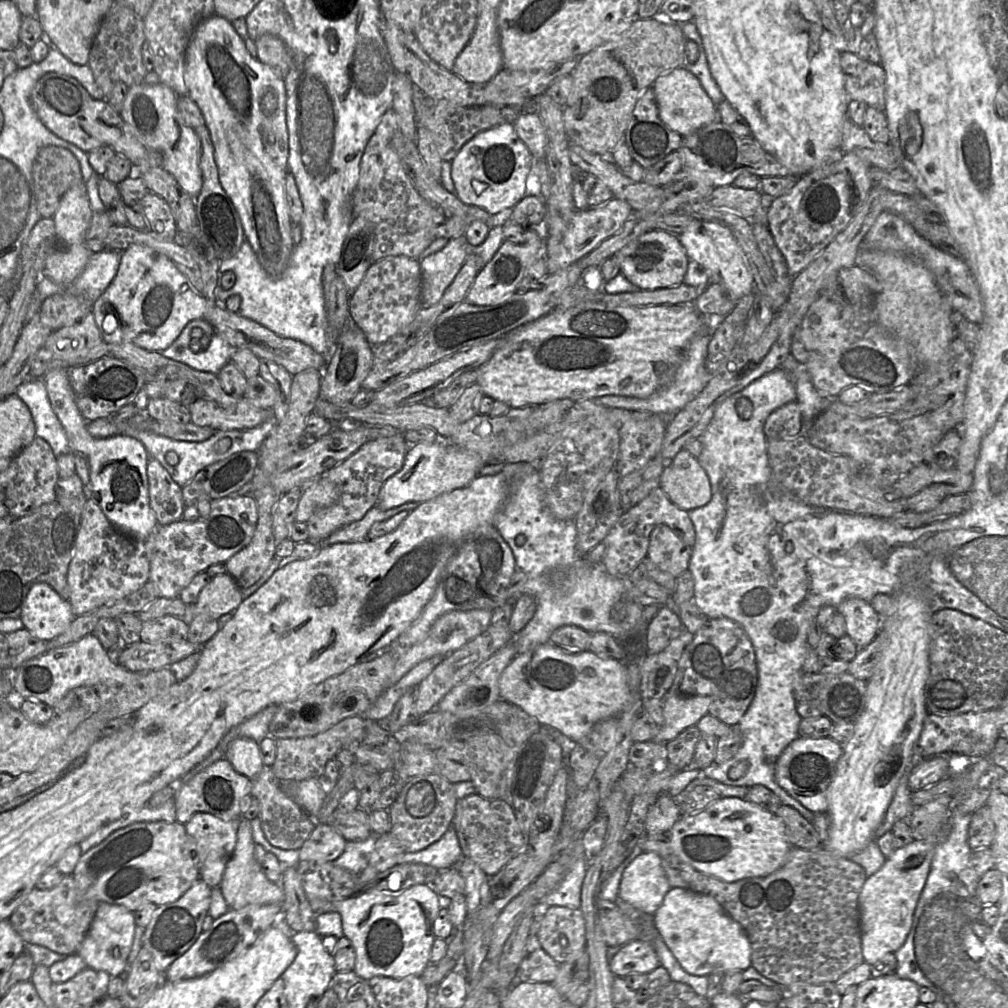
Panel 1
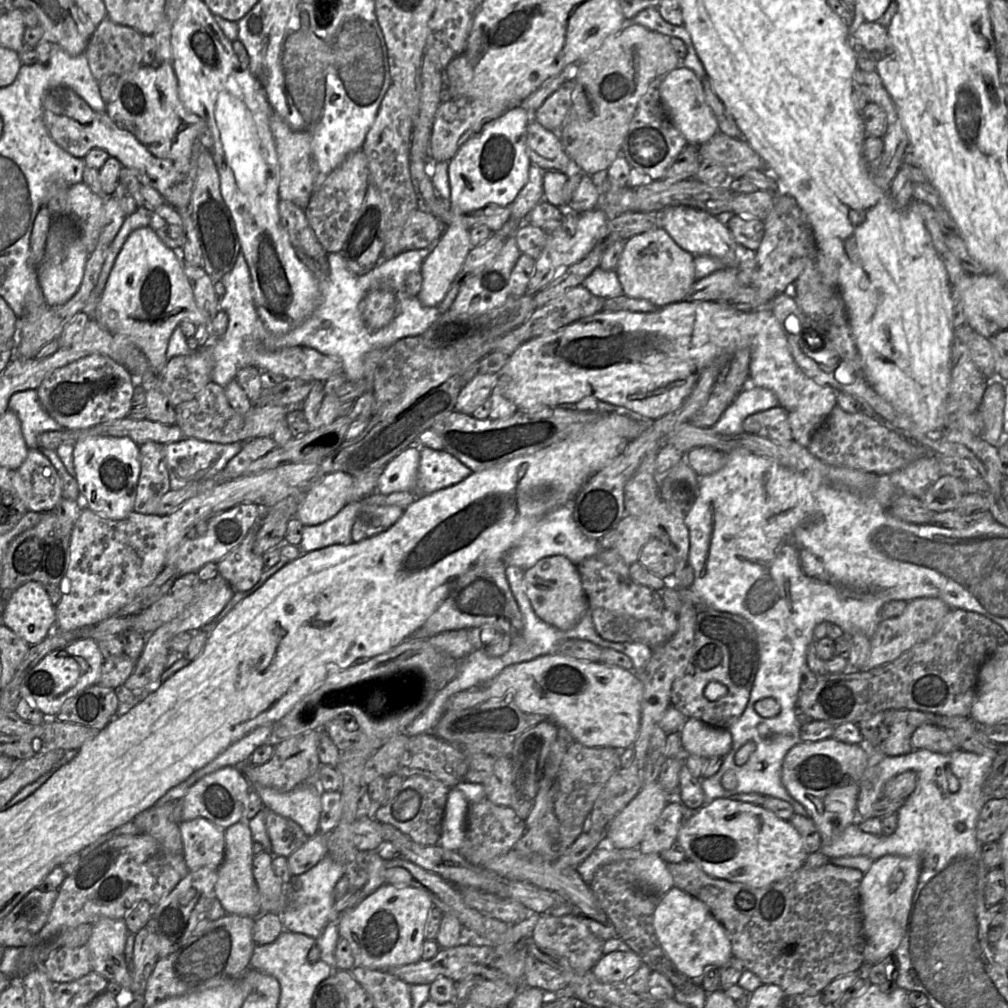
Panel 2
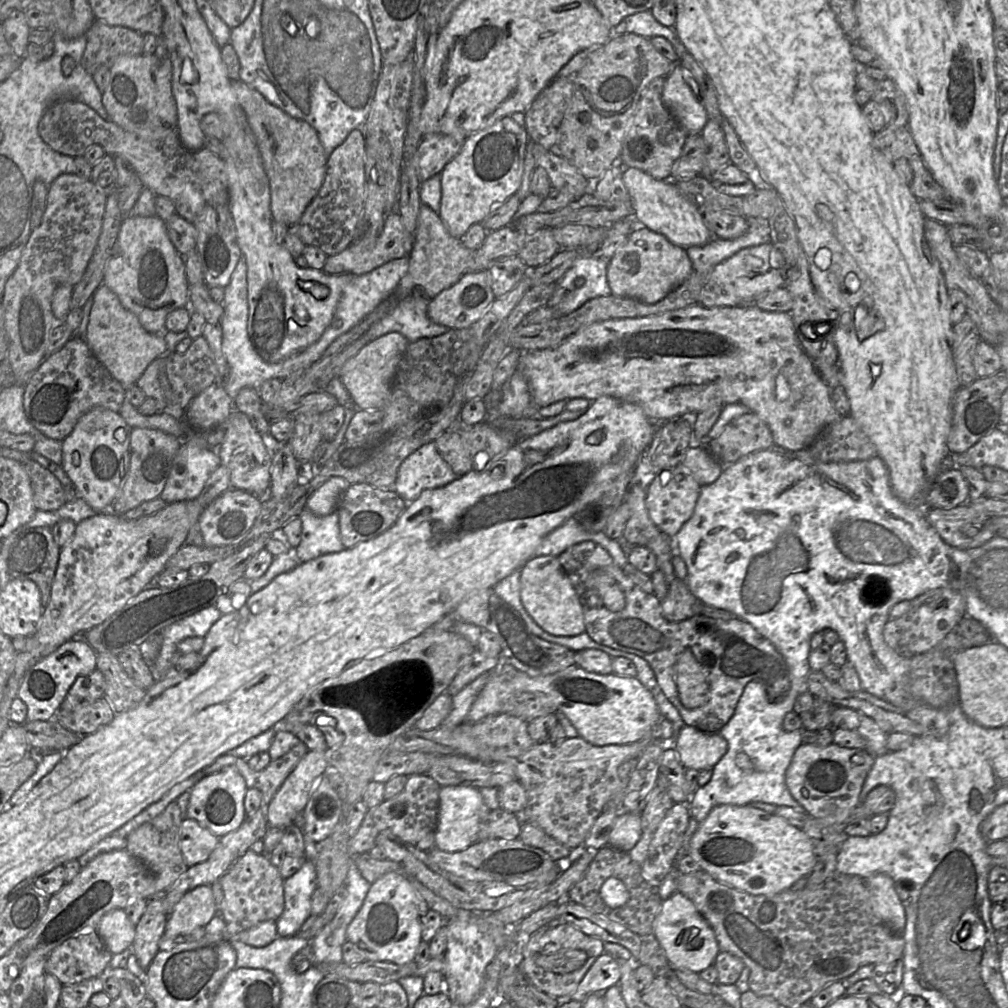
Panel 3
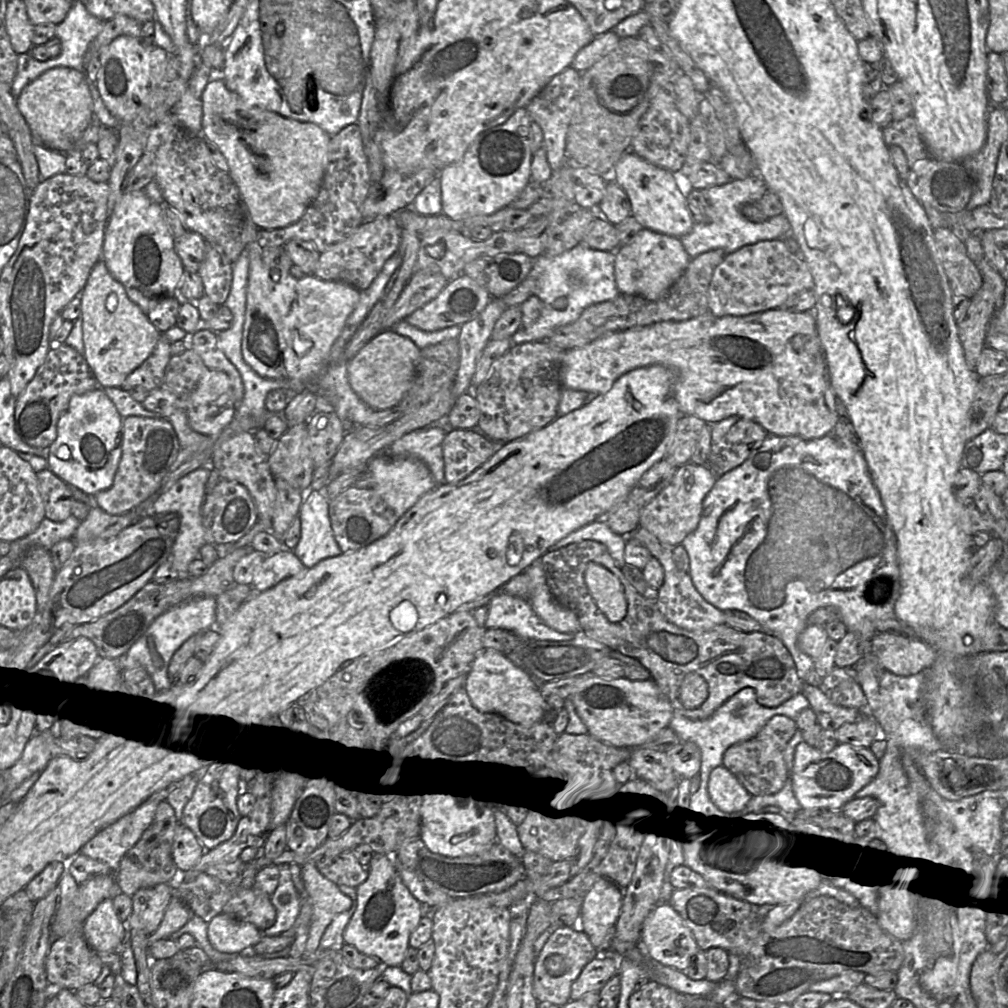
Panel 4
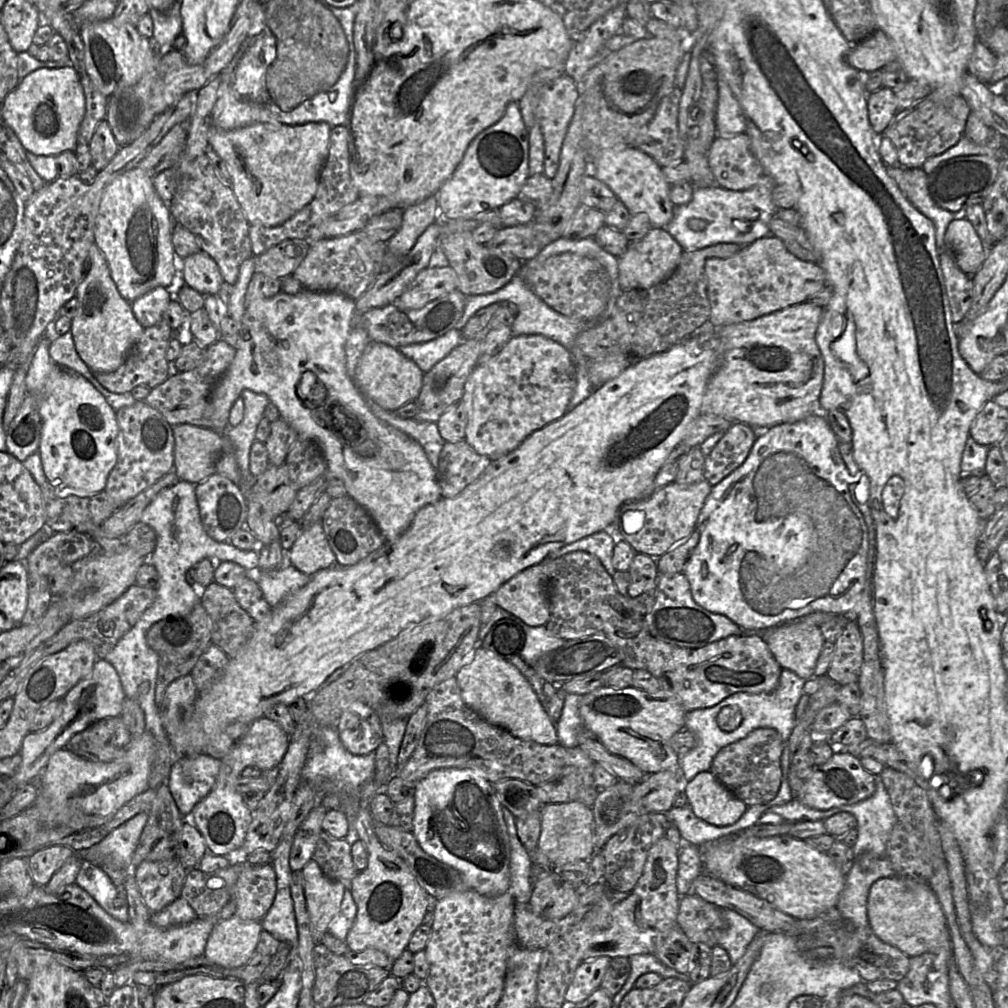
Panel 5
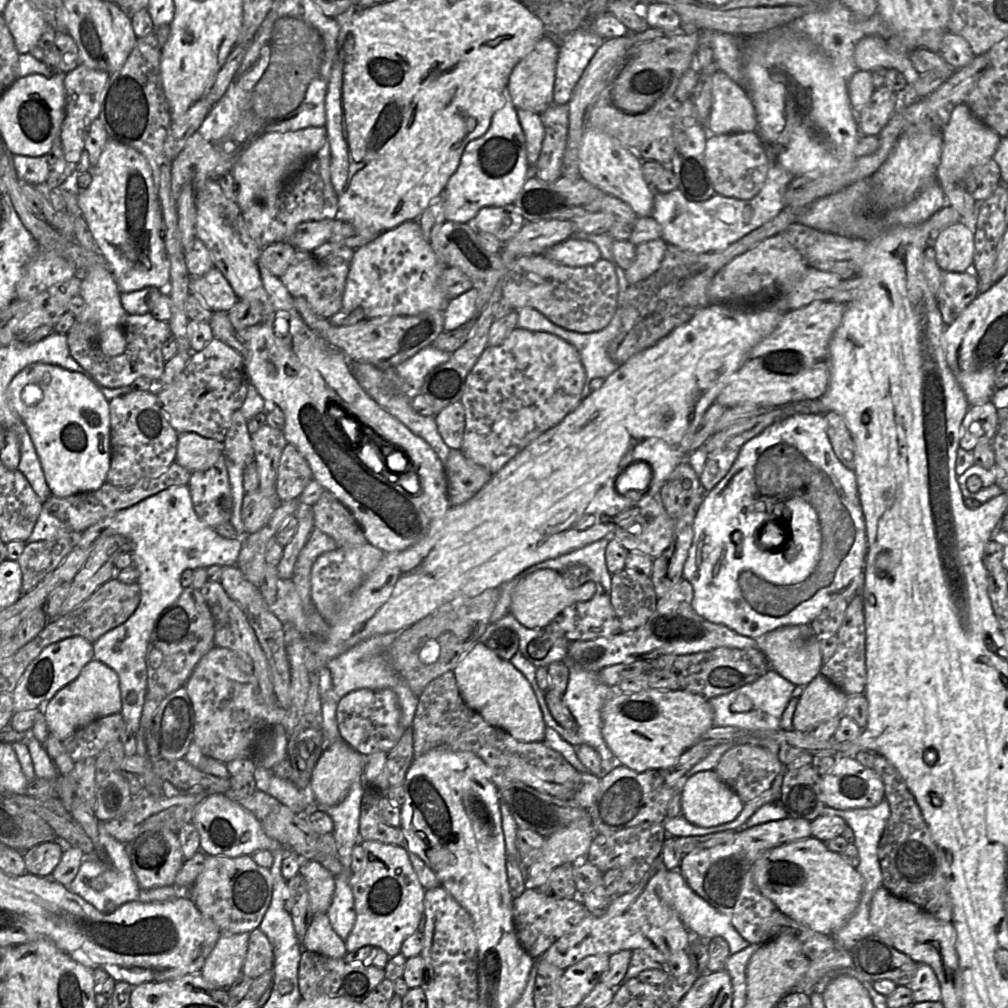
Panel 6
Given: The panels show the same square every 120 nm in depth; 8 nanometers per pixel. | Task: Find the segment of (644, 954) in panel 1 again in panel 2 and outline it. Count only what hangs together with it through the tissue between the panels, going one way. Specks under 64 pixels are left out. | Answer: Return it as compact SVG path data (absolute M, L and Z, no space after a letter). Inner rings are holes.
M632 950L614 951L604 954L591 971L601 982L621 982L641 965L641 959Z

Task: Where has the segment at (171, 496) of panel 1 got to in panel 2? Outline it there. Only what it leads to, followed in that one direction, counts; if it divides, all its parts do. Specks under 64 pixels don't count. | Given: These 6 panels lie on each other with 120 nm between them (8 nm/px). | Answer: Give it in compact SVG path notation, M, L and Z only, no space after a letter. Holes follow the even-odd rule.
M146 442L139 445L141 470L136 489L133 511L141 514L157 514L157 505L164 494L170 491L170 479L167 470L163 444Z

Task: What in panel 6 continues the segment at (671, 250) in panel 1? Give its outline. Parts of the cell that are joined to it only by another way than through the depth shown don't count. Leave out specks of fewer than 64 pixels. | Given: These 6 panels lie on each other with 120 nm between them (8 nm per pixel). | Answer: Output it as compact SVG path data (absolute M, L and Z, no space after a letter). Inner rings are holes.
M662 237L637 245L634 262L624 271L627 281L633 285L652 275L663 260L666 247Z

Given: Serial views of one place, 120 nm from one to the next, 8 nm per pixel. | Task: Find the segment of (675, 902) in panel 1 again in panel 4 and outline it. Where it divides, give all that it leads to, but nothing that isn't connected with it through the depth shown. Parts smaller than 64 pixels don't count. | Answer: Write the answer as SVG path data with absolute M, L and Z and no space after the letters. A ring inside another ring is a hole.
M669 902L658 905L648 916L639 943L647 949L652 959L663 965L686 972L688 972L694 955L701 949L682 916Z

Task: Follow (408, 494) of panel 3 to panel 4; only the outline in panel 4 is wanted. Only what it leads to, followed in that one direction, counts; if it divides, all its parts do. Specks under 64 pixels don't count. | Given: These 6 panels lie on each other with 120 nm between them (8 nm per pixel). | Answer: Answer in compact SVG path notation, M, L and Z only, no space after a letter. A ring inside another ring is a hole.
M437 426L412 431L395 443L385 453L390 456L412 457L423 461L436 485L444 483L442 444L446 432Z

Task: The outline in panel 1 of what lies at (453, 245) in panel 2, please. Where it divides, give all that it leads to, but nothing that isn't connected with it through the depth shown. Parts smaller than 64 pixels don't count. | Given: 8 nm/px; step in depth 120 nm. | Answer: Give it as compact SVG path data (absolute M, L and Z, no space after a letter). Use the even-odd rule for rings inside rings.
M449 239L438 252L420 260L422 291L421 309L436 306L465 263L471 247L465 239Z

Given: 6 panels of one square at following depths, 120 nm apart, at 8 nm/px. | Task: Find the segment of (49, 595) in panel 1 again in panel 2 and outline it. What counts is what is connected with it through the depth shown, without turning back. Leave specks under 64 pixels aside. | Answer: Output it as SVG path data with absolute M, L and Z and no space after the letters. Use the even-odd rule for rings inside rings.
M39 582L19 587L3 609L4 625L30 645L40 643L56 626L56 606Z

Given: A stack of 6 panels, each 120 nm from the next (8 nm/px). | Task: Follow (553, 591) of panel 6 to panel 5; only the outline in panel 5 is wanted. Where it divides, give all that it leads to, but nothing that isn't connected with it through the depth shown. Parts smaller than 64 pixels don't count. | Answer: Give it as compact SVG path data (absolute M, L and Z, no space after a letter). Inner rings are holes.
M542 564L521 571L494 594L497 606L531 627L544 626L550 617L546 575Z

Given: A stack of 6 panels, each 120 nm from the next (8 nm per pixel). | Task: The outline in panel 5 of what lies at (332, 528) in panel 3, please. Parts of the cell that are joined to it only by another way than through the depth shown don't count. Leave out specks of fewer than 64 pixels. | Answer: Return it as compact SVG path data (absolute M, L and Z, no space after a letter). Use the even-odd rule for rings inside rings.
M320 521L301 529L286 559L288 564L308 576L336 565L336 556Z

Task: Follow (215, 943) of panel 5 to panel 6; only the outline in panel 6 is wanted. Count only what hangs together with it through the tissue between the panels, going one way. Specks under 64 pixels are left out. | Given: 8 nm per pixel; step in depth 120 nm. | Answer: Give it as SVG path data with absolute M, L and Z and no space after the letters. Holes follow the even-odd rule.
M221 934L205 960L201 976L219 987L229 987L233 984L245 960L249 934Z

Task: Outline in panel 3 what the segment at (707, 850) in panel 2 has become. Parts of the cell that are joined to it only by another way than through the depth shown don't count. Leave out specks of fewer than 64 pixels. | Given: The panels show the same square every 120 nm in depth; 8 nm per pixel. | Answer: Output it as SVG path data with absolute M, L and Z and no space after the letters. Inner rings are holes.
M718 805L698 824L689 855L717 881L751 895L774 895L809 875L816 856L807 835L783 818L752 806Z

